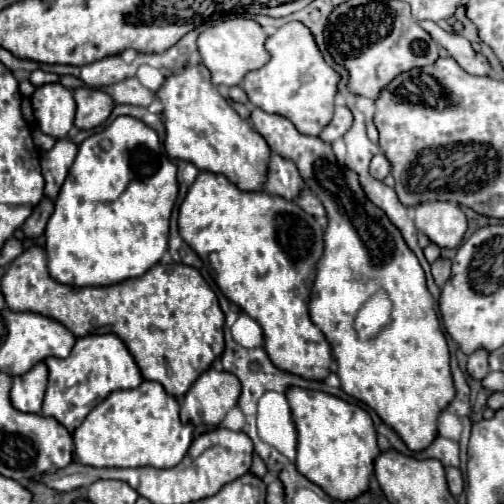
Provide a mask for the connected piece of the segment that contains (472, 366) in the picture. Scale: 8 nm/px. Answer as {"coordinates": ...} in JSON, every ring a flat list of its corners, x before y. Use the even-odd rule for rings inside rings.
{"coordinates":[[477,350,475,354,471,354,471,356,469,356,469,362,467,362,467,370,469,370,469,374,471,374,473,378,481,380,481,378,485,378,485,376,489,374,487,356,489,356,489,354,487,354,485,350]]}

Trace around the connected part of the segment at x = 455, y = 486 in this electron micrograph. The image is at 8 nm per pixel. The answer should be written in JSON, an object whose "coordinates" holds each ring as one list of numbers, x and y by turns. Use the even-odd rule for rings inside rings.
{"coordinates":[[447,468,447,484,453,496,459,496,463,492,463,476,459,468]]}

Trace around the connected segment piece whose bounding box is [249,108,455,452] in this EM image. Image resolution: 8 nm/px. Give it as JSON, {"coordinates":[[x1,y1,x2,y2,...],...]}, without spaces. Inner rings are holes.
{"coordinates":[[253,108,249,120,251,120,251,126,267,140,269,148,271,148,275,154,279,154,279,156,283,156,283,158,287,158,287,160,291,160,291,162,297,164,297,170,299,170,301,178,305,180,305,184,309,186,309,190,323,202,323,206,325,206,325,210,327,210,329,226,327,226,327,230,325,230,325,252,323,252,323,256,321,256,321,260,319,260,319,264,317,264,317,278,315,278,315,286,313,286,313,290,311,290,309,314,311,314,313,324,325,334,325,338,329,340,329,344,331,344,331,348,333,348,333,356,335,356,335,362,337,362,337,376,339,376,339,380,341,380,343,392,349,394,349,396,355,398,355,400,361,400,361,402,367,404,369,408,373,408,373,410,379,414,379,418,381,418,387,426,391,426,391,428,401,436,401,440,407,444,407,448,409,448,411,452,421,452,421,450,425,450,425,448,429,446,429,440,433,440,433,436,437,436,439,414,441,414,441,412,451,404,451,400,455,398,455,386,453,386,451,366,449,366,449,348,447,348,445,336,443,336,443,332,441,332,437,312,435,312,435,308,433,308,433,296,429,294,429,290,427,290,427,286,425,286,425,274,423,274,423,268,421,268,419,260,417,260,417,258,413,256,413,252,407,248,407,244,405,244,401,232,389,222,389,218,385,216,385,212,379,210,375,204,369,202,369,198,365,196,365,192,363,192,361,186,359,186,357,174,351,172,349,168,341,168,341,166,337,164,337,158,335,158,335,154,333,154,333,150,331,150,329,144,325,144,321,138,299,134,297,128,295,128,287,118,277,116,277,114,267,114,267,112,263,112,261,108],[377,288,385,288,385,292,389,292,389,300,393,300,393,320,391,320,391,322,389,322,391,302,387,300,387,296,385,296,383,292,377,292]]}

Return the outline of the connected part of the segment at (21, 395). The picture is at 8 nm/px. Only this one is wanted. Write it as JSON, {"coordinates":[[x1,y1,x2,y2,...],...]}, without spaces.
{"coordinates":[[39,362,29,372,13,378,11,404,21,412,39,414,45,390,47,390,47,366,45,362]]}

